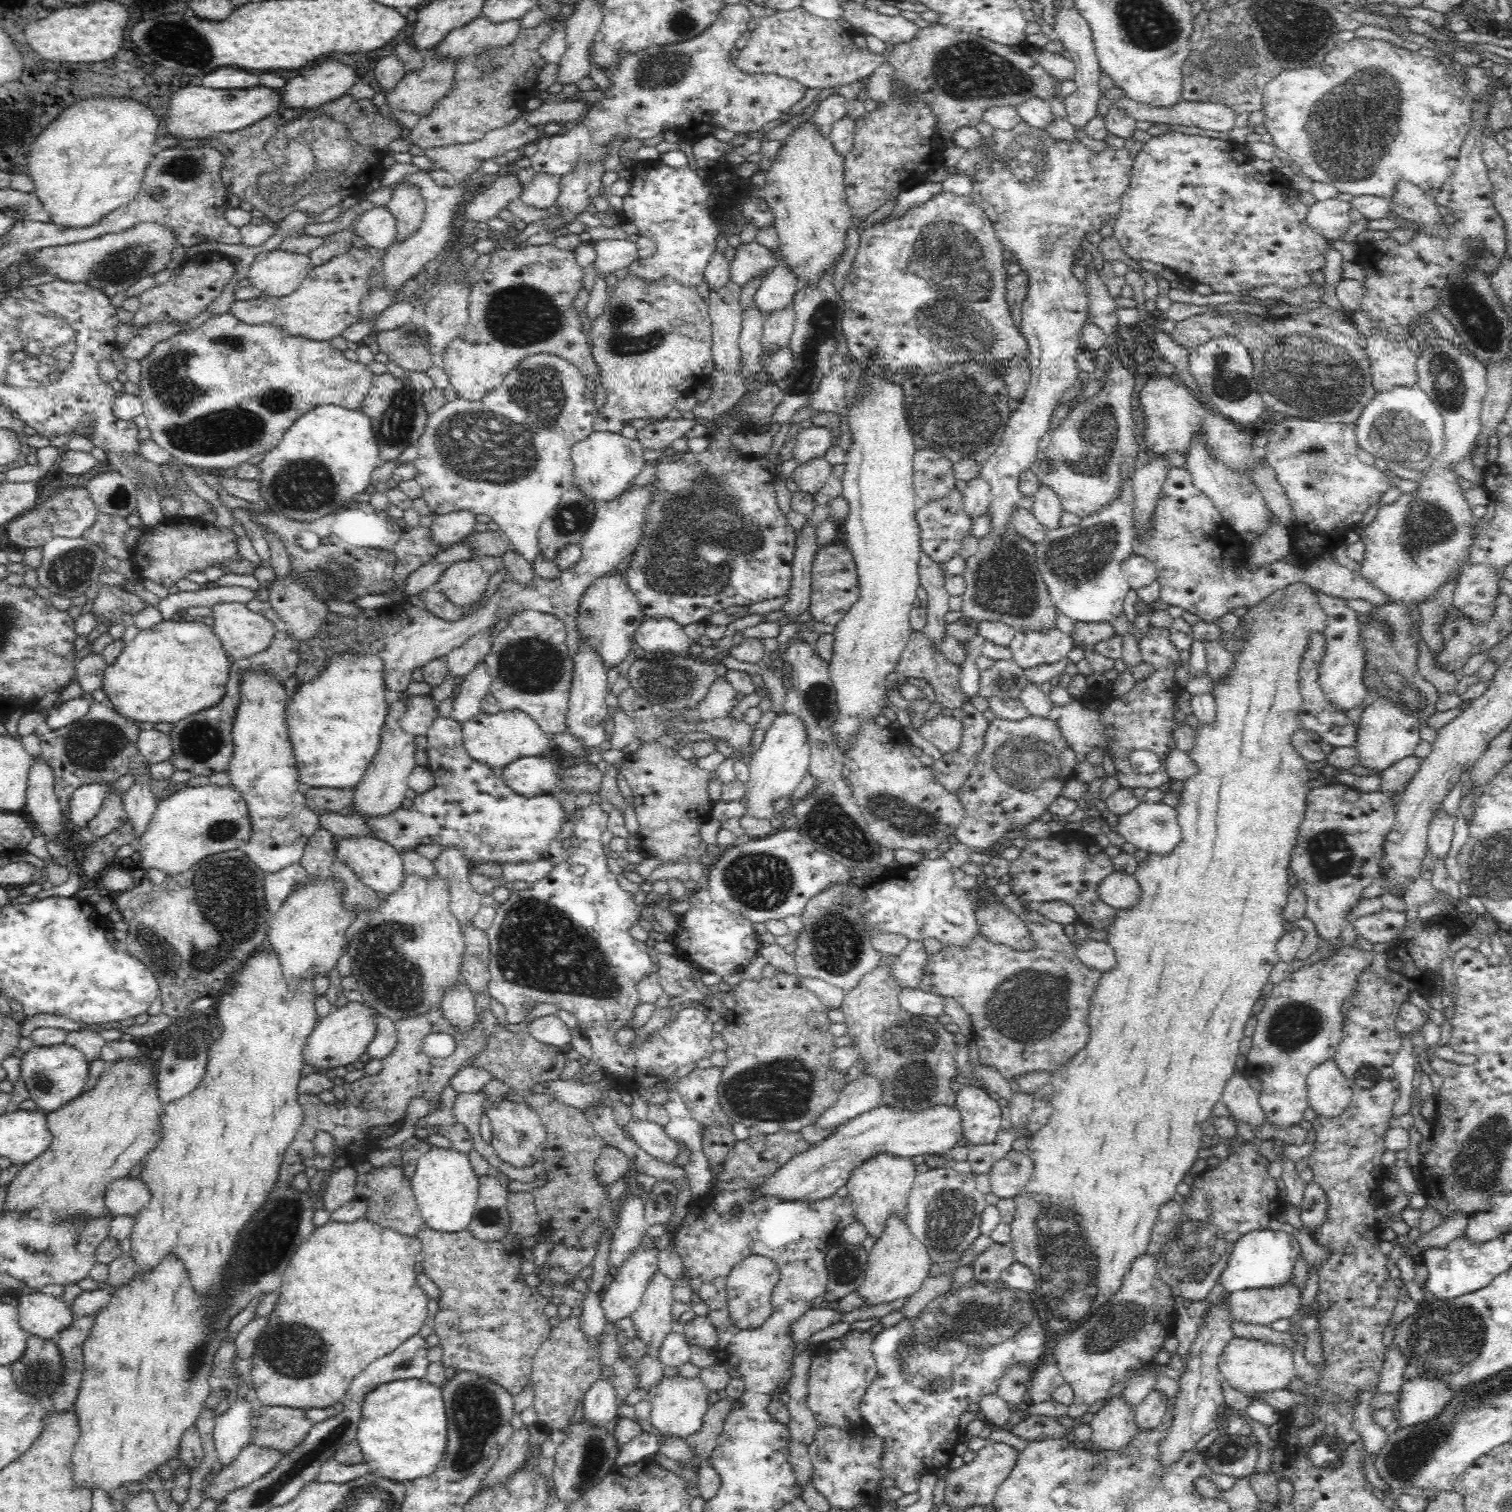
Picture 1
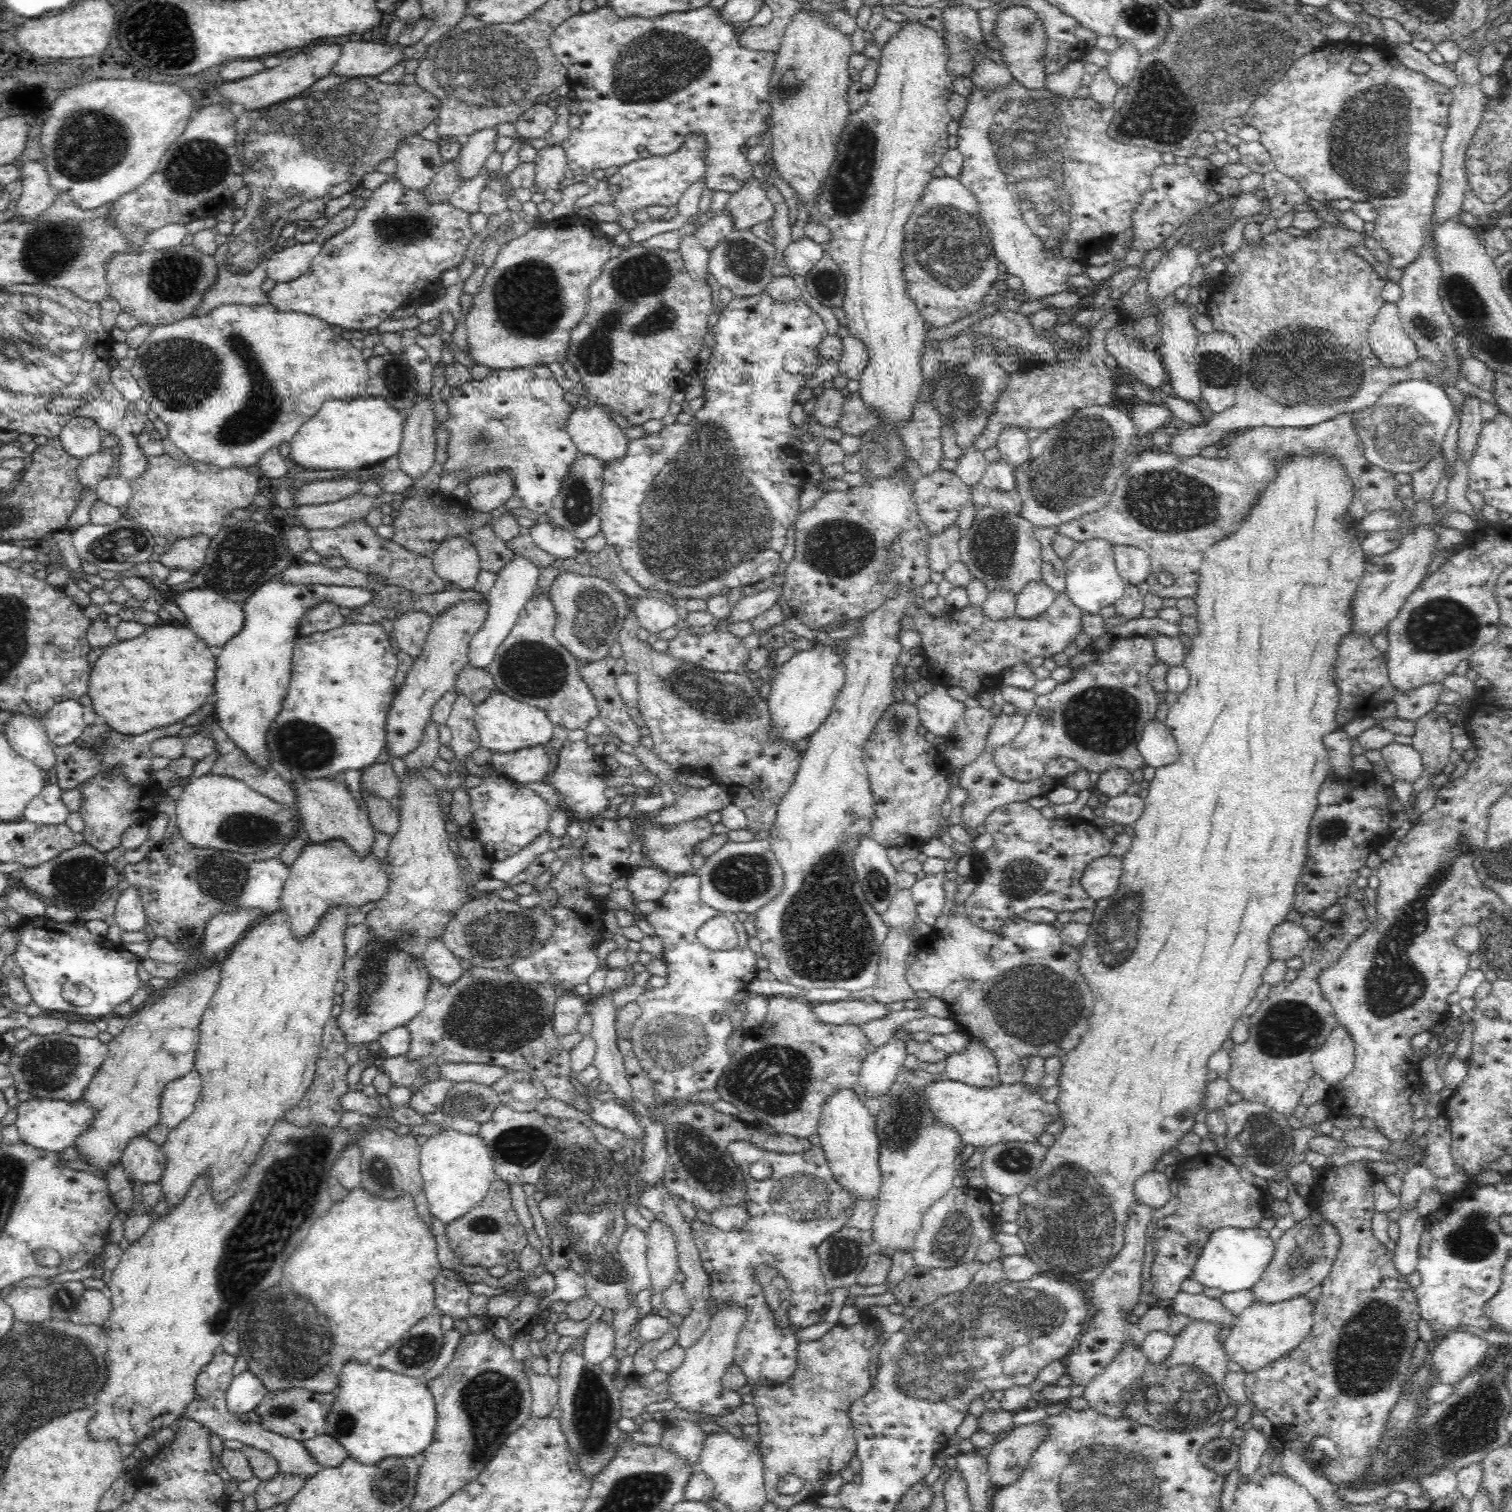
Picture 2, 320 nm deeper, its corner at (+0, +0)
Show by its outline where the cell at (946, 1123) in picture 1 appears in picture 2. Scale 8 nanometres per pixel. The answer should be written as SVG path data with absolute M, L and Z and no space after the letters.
M944 1078L928 1082L923 1096L938 1124L952 1127L964 1145L980 1149L1000 1142L1032 1142L1047 1132L1047 1125L1061 1120L1057 1104L1046 1102L1040 1088L1027 1088L1018 1081L1014 1084L1000 1083L991 1088L978 1088Z

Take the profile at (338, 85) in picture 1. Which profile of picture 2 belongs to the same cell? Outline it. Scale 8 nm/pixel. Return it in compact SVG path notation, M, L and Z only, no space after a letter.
M362 39L360 41L348 41L347 43L344 43L341 46L341 52L339 54L338 60L335 62L334 68L331 68L331 74L342 75L342 76L358 76L358 77L376 76L377 77L379 74L386 72L389 68L399 65L400 63L402 63L405 60L405 54L403 54L403 52L405 51L405 48L406 48L406 46L401 46L401 44L399 44L398 42L393 43L393 44L388 44L386 41L384 41L384 42L380 42L380 41L376 41L376 40L366 41L364 39Z

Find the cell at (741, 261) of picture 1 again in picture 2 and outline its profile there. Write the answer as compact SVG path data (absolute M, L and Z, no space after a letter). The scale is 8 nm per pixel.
M753 174L740 190L731 195L725 210L734 219L734 231L749 230L754 224L771 220L775 213L775 207L766 198L763 184Z

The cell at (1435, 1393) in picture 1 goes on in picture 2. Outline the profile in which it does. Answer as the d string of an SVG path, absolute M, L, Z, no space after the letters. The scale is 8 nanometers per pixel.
M1452 1330L1436 1347L1429 1358L1434 1378L1443 1384L1463 1379L1484 1356L1490 1354L1488 1341L1466 1330Z

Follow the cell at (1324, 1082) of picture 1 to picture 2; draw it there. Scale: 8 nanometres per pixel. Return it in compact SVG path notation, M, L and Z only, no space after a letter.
M1339 1022L1326 1038L1326 1042L1311 1056L1315 1072L1330 1087L1352 1072L1354 1060L1353 1038Z

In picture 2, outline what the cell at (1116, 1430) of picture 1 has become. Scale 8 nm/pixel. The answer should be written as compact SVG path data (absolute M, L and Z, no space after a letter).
M1124 1342L1122 1350L1112 1358L1112 1362L1104 1368L1104 1371L1094 1376L1090 1383L1085 1386L1085 1391L1083 1392L1084 1398L1088 1400L1090 1407L1095 1412L1100 1413L1100 1415L1106 1415L1110 1419L1121 1419L1123 1411L1127 1406L1126 1403L1121 1402L1121 1397L1126 1392L1129 1392L1130 1386L1136 1384L1140 1379L1147 1364L1146 1355L1140 1346L1136 1346L1133 1342Z

